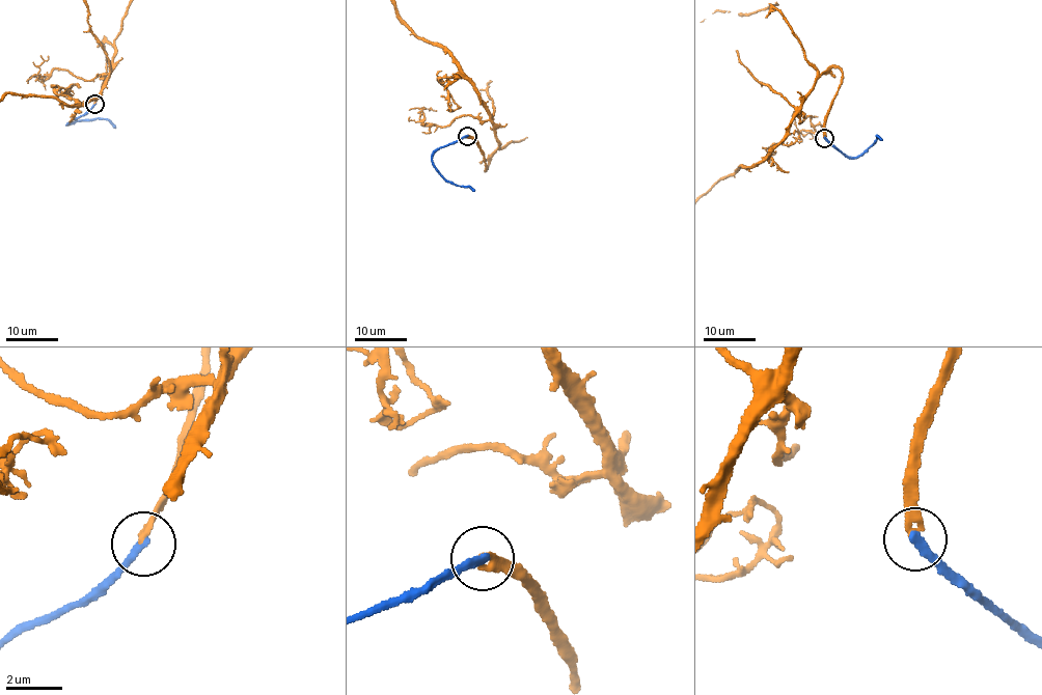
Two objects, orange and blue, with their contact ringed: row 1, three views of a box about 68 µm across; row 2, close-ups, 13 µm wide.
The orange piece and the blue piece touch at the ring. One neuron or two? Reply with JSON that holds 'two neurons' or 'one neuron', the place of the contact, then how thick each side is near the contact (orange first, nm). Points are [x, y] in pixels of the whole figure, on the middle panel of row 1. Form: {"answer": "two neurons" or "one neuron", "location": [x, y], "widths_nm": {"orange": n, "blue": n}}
{"answer": "two neurons", "location": [467, 136], "widths_nm": {"orange": 260, "blue": 300}}

